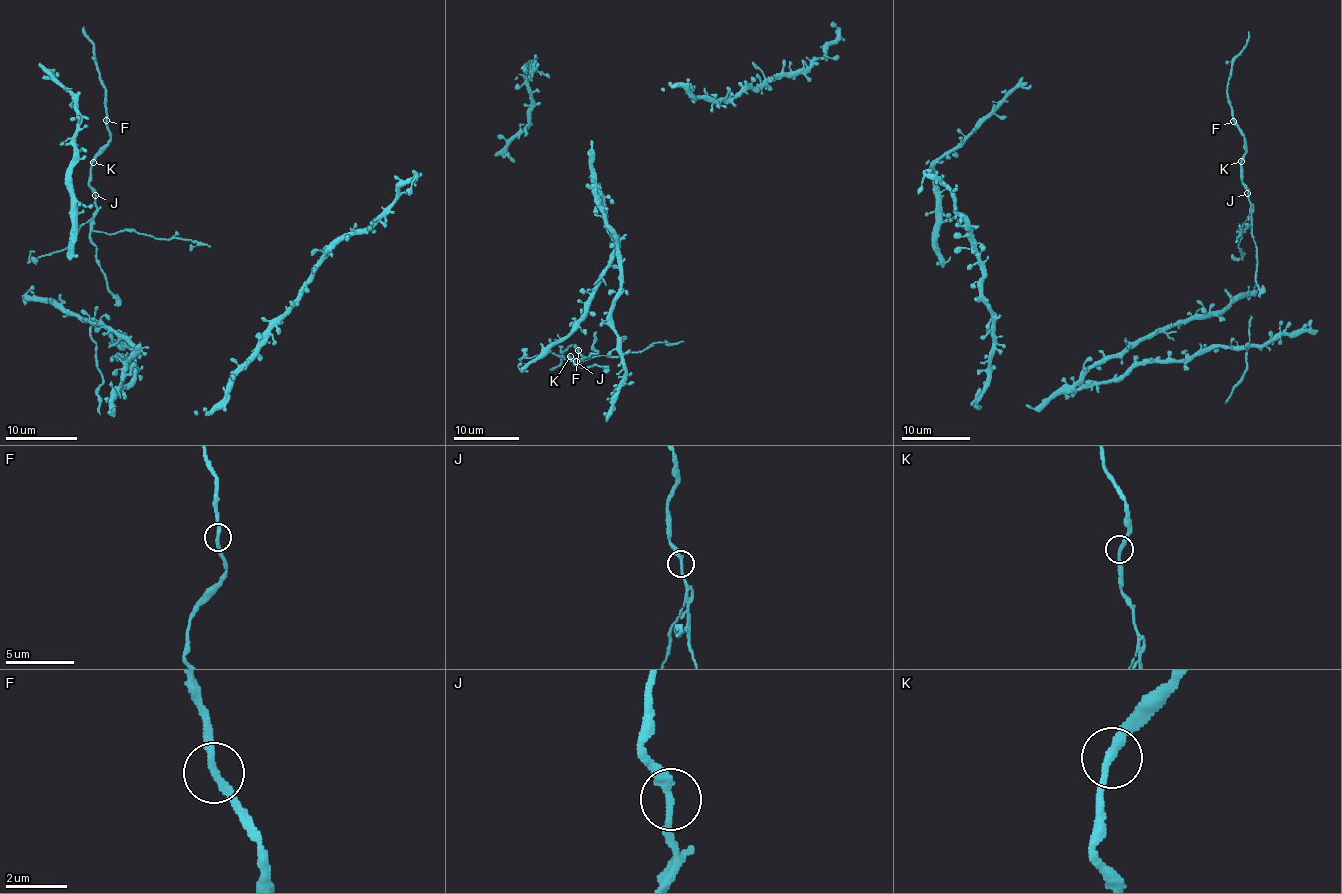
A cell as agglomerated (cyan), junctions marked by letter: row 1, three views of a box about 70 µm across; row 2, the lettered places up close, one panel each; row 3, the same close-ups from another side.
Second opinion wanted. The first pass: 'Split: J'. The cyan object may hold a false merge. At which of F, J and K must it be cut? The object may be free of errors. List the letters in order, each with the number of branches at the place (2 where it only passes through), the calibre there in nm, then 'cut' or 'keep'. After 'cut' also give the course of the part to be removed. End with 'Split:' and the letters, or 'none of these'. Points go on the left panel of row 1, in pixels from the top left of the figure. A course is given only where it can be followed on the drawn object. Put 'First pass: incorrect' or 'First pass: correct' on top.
First pass: correct
F: 2 branches meet; 240 nm thick; keep
J: 2 branches meet; 240 nm thick; cut; foreign part runs (96, 196), (92, 228), (98, 232), (136, 230), (164, 239), (203, 242), (210, 247)
K: 2 branches meet; 260 nm thick; keep
Split: J

